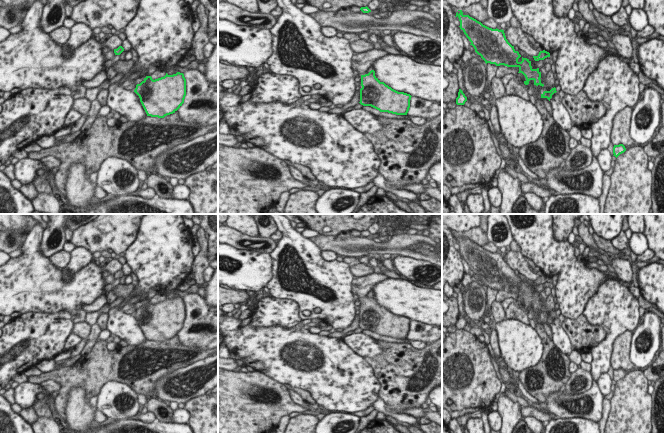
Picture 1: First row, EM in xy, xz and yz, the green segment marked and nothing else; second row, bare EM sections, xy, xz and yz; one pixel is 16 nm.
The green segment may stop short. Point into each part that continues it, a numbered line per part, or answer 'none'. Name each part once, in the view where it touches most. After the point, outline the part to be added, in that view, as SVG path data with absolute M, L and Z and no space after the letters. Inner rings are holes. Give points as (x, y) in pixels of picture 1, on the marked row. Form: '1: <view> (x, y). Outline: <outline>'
none.

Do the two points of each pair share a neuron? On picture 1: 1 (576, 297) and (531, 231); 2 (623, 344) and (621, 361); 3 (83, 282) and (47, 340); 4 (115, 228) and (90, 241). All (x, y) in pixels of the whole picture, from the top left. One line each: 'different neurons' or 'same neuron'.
1: same neuron
2: same neuron
3: different neurons
4: same neuron

